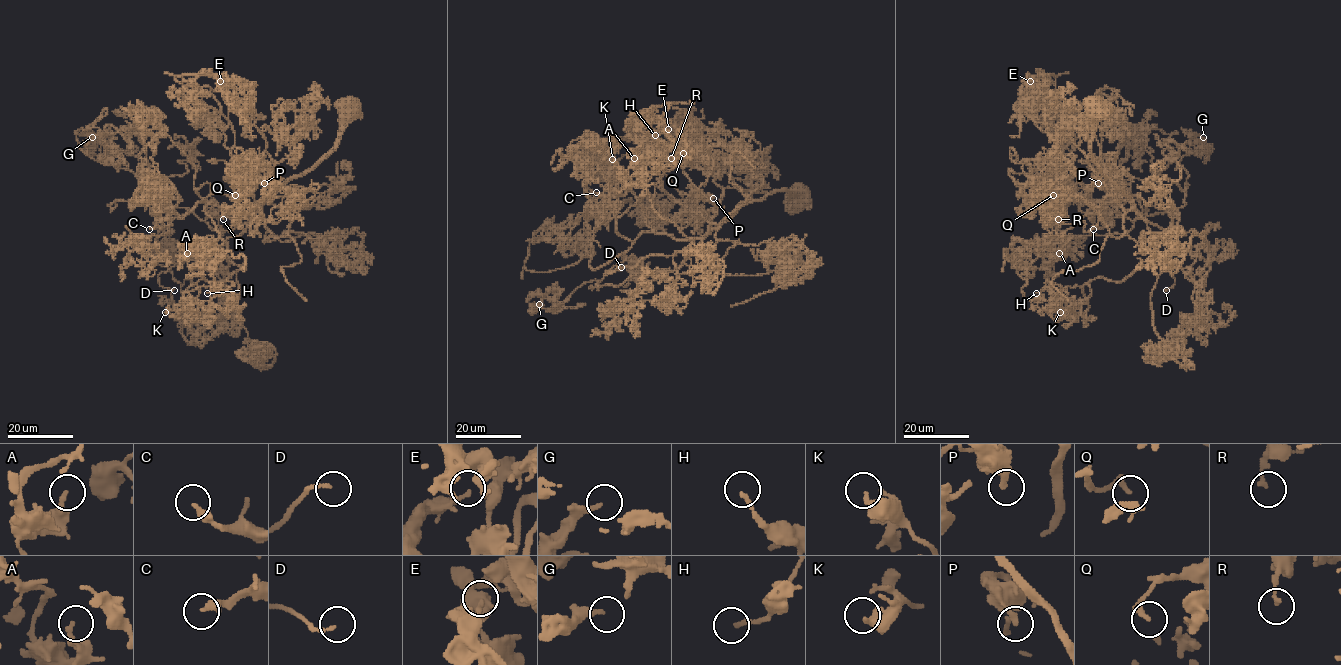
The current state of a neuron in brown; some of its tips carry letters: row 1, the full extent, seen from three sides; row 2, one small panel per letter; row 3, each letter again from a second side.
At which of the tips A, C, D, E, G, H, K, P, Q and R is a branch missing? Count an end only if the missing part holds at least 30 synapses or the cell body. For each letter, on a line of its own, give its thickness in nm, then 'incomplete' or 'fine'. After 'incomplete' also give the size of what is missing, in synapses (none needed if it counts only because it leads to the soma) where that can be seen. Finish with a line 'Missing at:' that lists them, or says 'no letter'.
A: calibre 240 nm; fine
C: calibre 320 nm; fine
D: calibre 150 nm; fine
E: calibre 110 nm; fine
G: calibre 160 nm; fine
H: calibre 180 nm; fine
K: calibre 320 nm; fine
P: calibre 280 nm; fine
Q: calibre 240 nm; fine
R: calibre 160 nm; fine
Missing at: no letter

